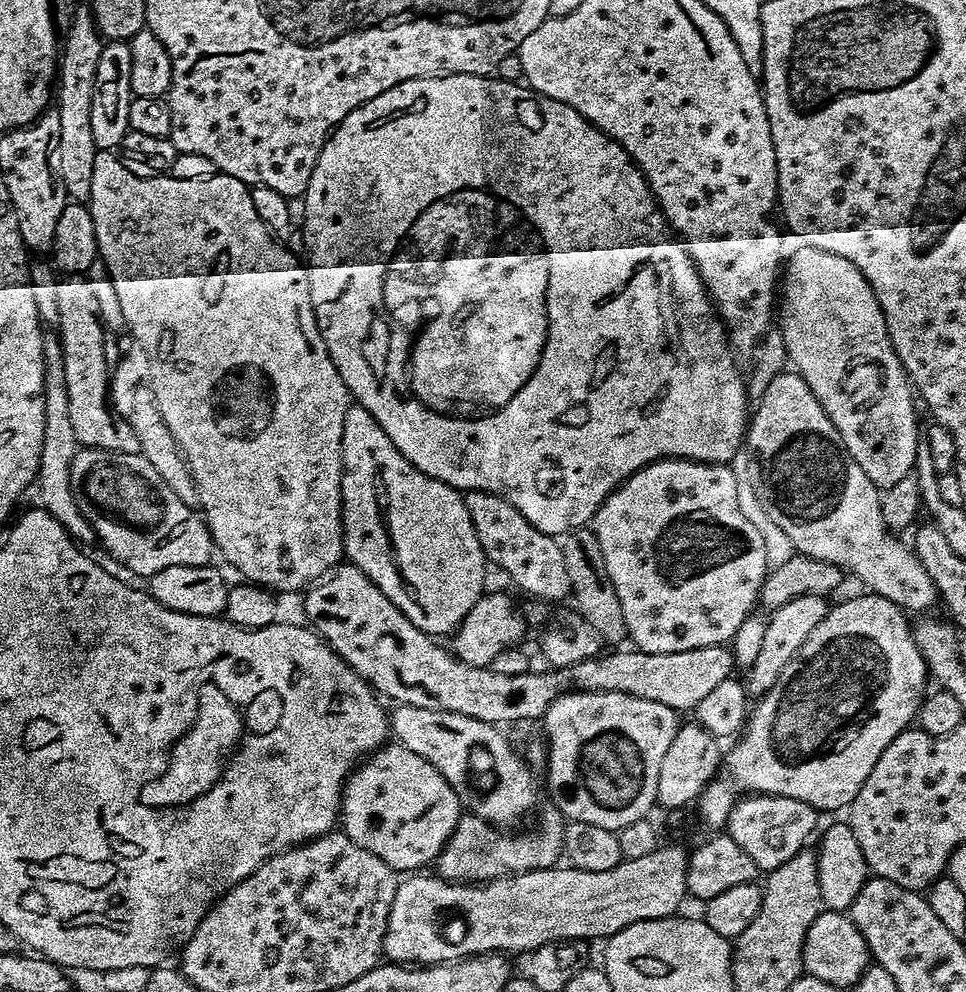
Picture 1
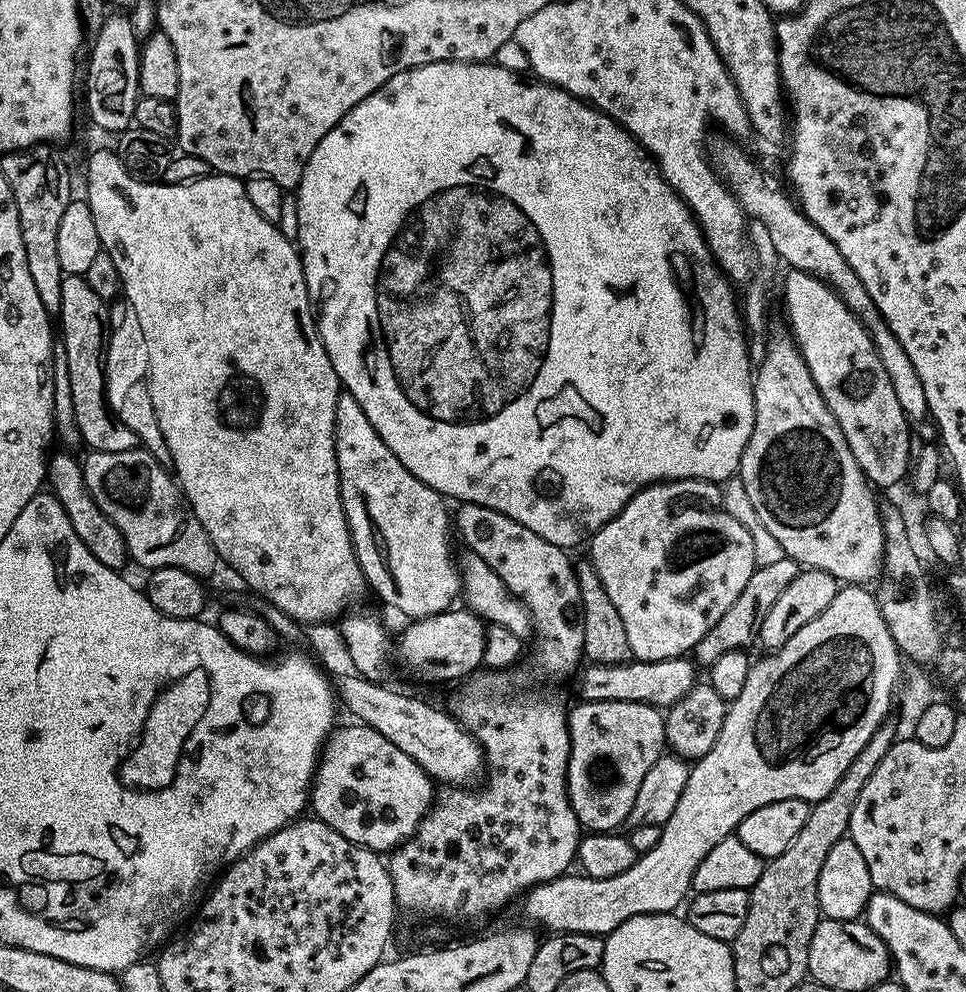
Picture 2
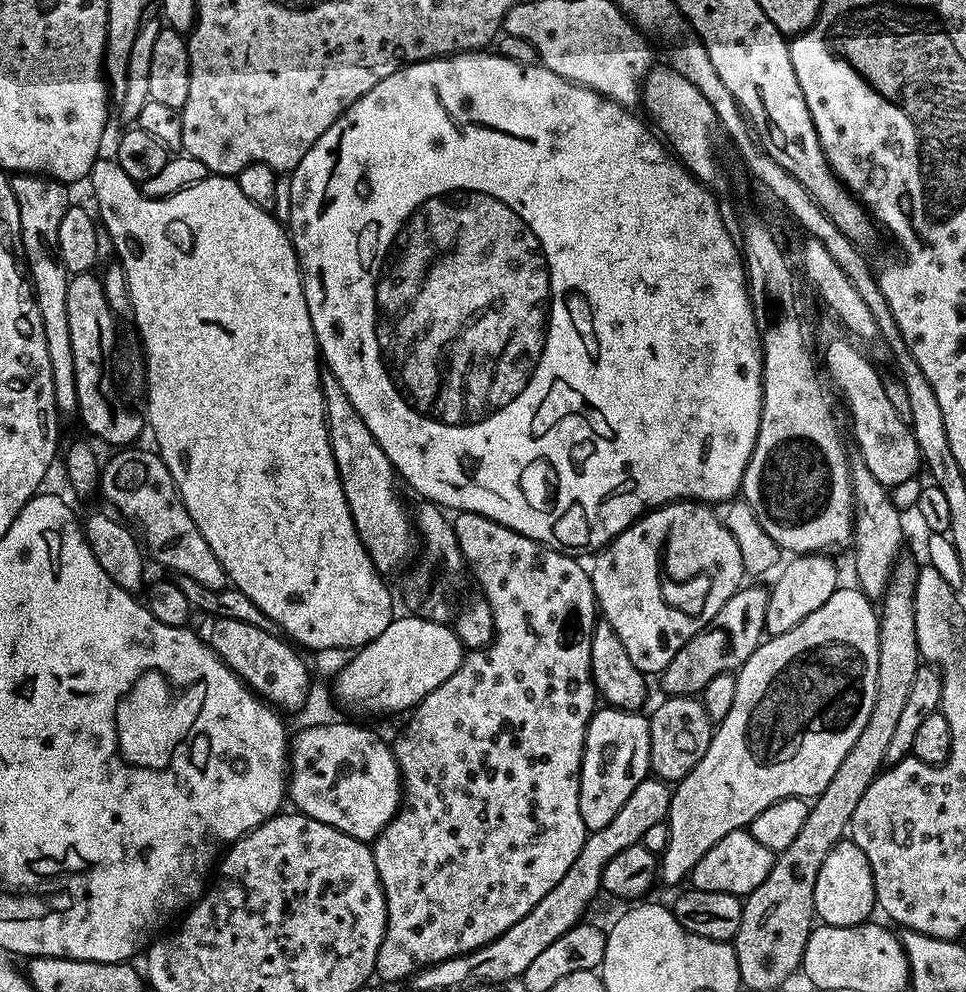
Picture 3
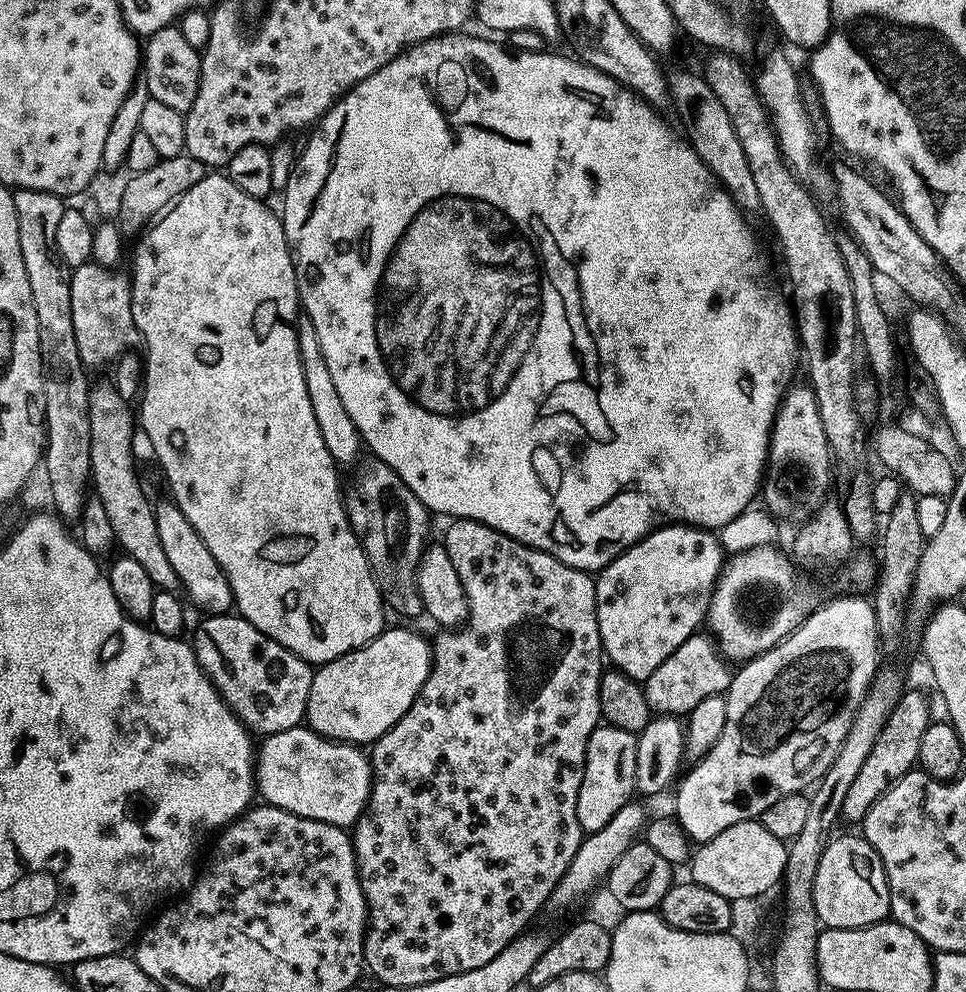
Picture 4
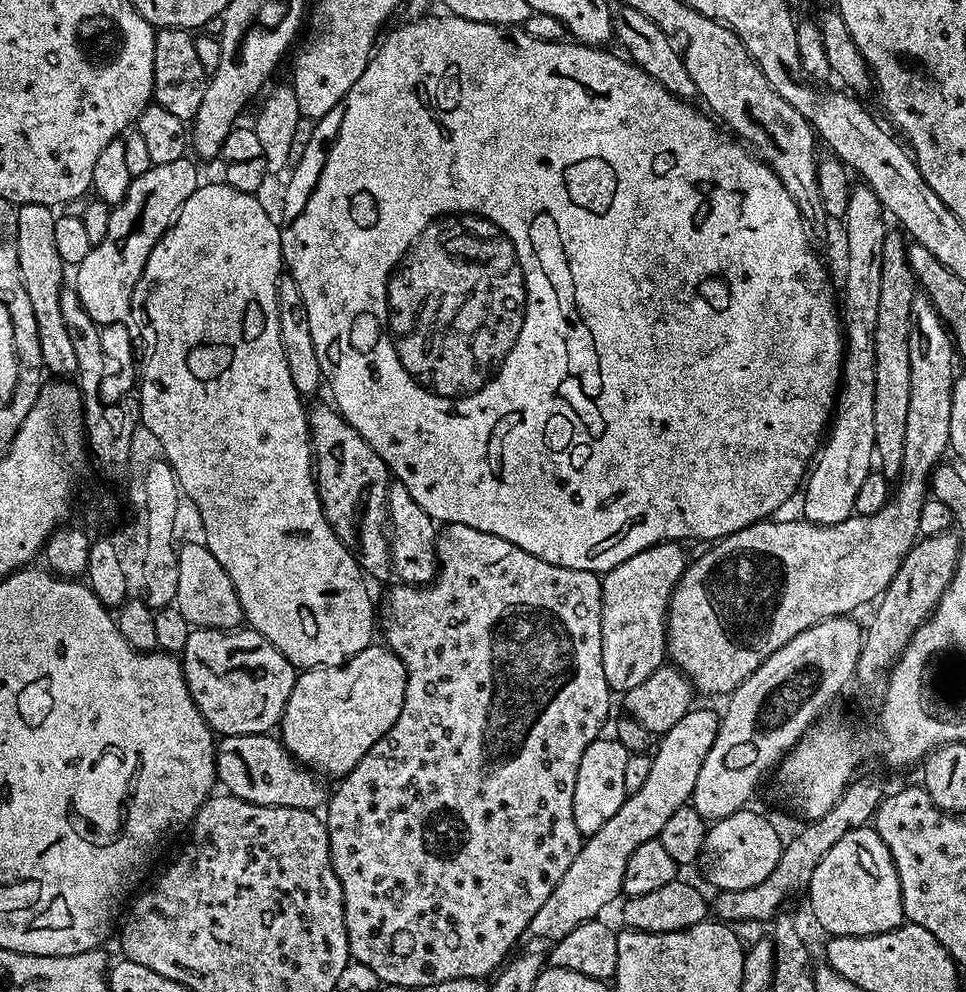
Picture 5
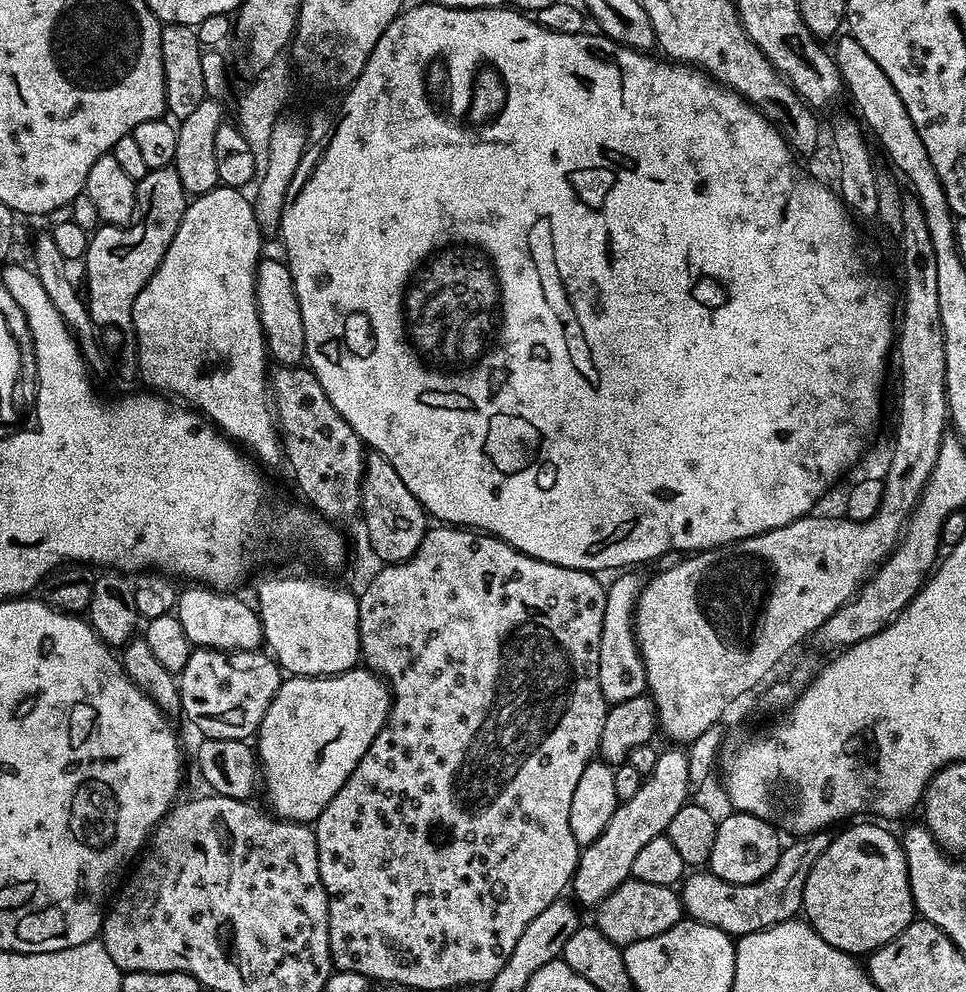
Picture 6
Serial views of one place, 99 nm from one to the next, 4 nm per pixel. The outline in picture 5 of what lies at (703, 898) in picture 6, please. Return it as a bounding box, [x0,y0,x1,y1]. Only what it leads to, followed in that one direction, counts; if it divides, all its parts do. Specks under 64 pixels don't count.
[714,775,886,922]

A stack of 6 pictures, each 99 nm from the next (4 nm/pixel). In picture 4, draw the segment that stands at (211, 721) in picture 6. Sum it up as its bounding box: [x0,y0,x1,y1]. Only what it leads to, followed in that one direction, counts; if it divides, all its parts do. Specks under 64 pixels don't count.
[190,614,313,737]

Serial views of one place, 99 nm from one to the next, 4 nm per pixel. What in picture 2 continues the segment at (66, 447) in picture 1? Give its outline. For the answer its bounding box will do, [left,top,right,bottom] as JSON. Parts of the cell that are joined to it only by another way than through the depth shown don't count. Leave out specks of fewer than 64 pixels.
[46,451,130,570]

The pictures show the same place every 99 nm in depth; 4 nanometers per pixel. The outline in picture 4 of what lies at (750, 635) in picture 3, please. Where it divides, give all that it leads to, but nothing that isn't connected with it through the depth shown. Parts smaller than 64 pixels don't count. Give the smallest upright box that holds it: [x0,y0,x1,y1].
[643,635,733,718]

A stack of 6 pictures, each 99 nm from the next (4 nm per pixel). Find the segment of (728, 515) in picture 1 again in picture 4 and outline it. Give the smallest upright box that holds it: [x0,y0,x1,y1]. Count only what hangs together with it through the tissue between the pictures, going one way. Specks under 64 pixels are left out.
[596,522,726,681]

